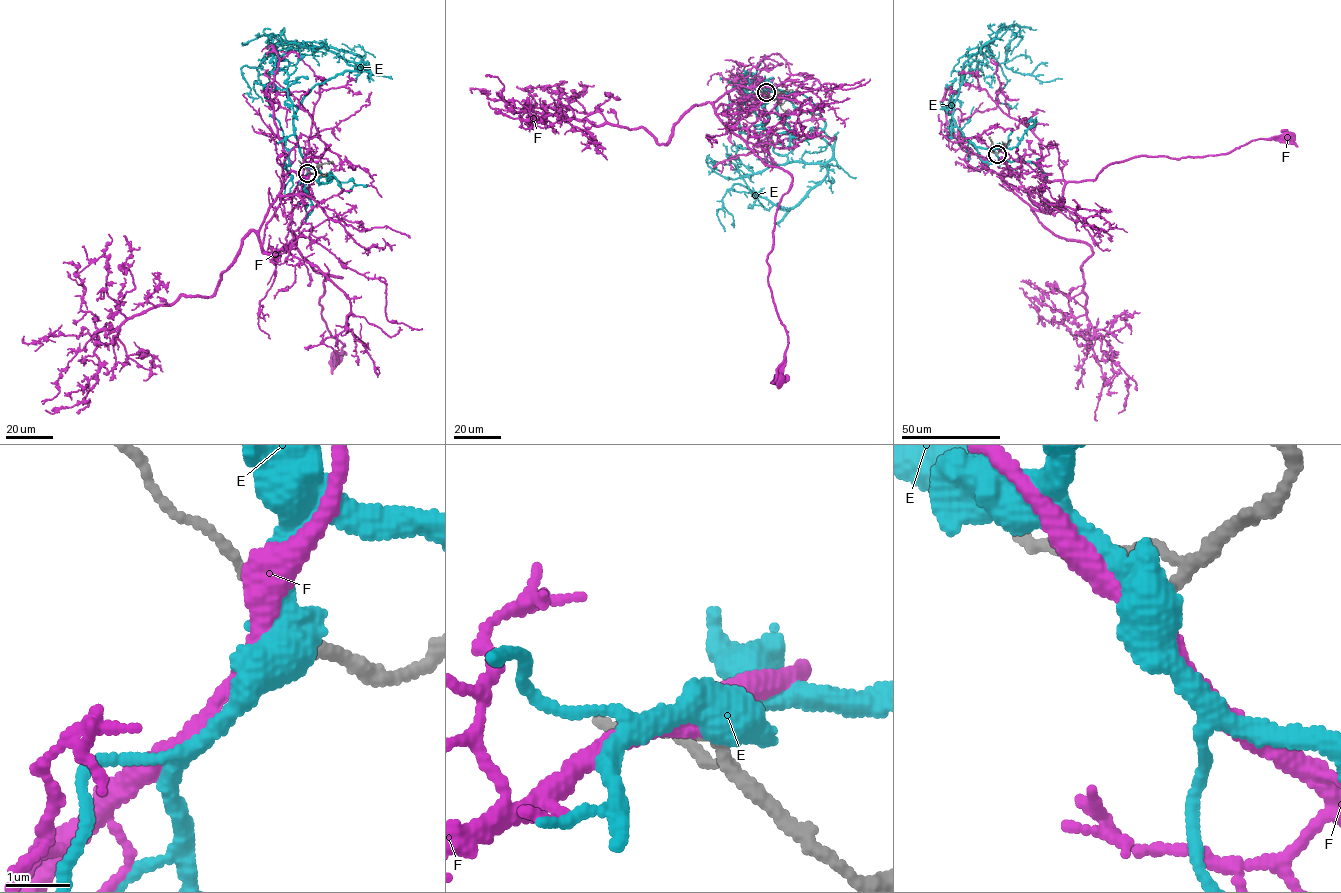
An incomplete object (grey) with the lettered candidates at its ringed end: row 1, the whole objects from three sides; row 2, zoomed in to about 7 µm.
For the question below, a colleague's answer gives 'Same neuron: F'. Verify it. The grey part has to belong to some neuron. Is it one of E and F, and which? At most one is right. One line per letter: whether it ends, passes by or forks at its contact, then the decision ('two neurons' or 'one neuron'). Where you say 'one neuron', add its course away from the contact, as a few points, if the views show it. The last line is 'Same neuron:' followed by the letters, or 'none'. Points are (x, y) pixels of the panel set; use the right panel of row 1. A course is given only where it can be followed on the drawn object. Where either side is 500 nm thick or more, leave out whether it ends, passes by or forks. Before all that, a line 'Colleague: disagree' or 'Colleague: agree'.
Colleague: agree
E: two neurons
F: it passes by; one neuron; it runs (997, 154), (1034, 204), (1049, 212), (1068, 182), (1094, 179), (1113, 163), (1142, 155), (1220, 155), (1286, 135)
Same neuron: F

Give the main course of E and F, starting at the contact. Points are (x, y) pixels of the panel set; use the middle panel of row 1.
E: (766, 93), (756, 80), (818, 114), (832, 156), (822, 180), (788, 210), (732, 186), (717, 210), (725, 231)
F: (766, 92), (721, 104), (716, 114), (764, 163), (792, 178), (767, 263), (787, 336), (780, 378)

